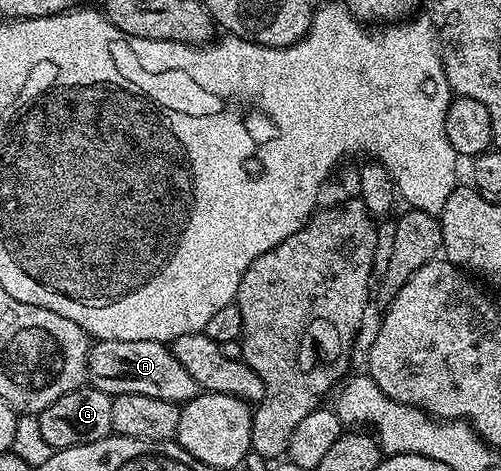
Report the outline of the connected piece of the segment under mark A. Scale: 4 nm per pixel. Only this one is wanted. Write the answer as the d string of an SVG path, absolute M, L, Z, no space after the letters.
M156 339L97 340L88 354L89 384L106 394L139 393L148 397L162 397L164 401L180 405L199 394L200 388L176 357L171 348Z

